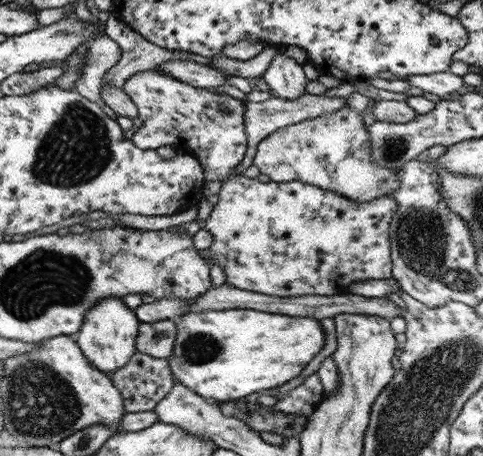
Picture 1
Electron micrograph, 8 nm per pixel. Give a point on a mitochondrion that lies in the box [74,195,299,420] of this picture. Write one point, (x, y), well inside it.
(198, 348)

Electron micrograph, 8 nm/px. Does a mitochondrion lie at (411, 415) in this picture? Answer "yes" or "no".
yes

